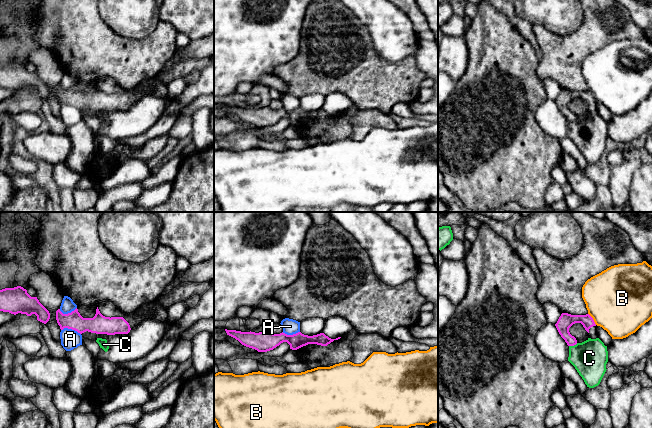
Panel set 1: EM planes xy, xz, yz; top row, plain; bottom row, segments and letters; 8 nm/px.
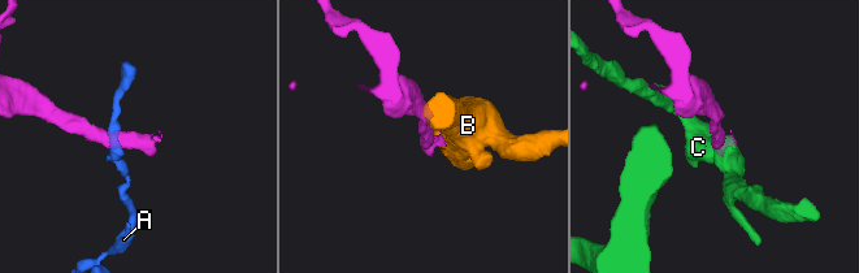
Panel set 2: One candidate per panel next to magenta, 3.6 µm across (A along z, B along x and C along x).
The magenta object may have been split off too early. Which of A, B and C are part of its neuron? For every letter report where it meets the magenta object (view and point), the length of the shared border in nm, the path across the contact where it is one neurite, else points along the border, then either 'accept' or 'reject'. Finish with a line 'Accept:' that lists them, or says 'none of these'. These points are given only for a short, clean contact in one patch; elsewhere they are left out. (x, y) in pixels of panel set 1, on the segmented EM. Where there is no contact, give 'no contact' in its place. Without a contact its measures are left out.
A: contact xy (71, 328); length 170 nm; border xy (61, 329), (74, 329), (80, 334); reject
B: contact yz (592, 319); length 120 nm; border yz (588, 313), (596, 324); reject
C: contact yz (573, 345); length 80 nm; reject
Accept: none of these

